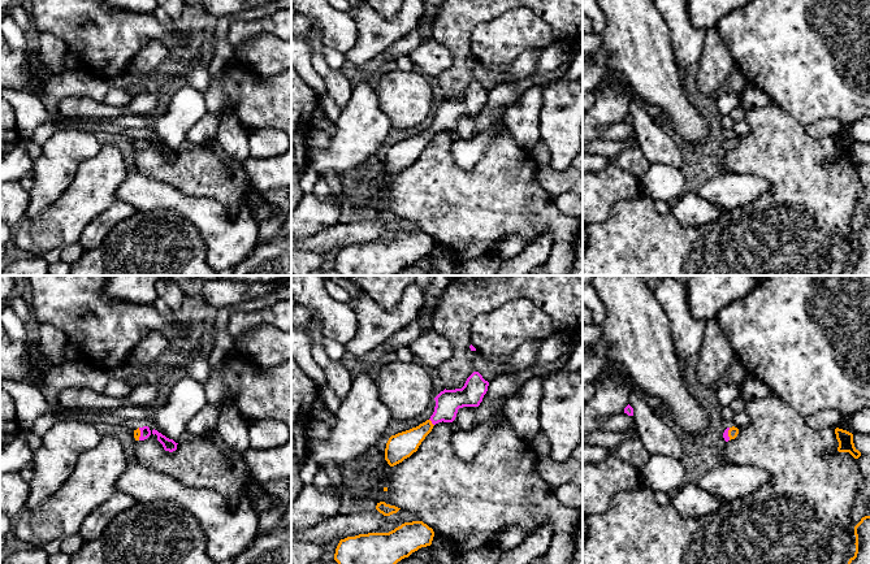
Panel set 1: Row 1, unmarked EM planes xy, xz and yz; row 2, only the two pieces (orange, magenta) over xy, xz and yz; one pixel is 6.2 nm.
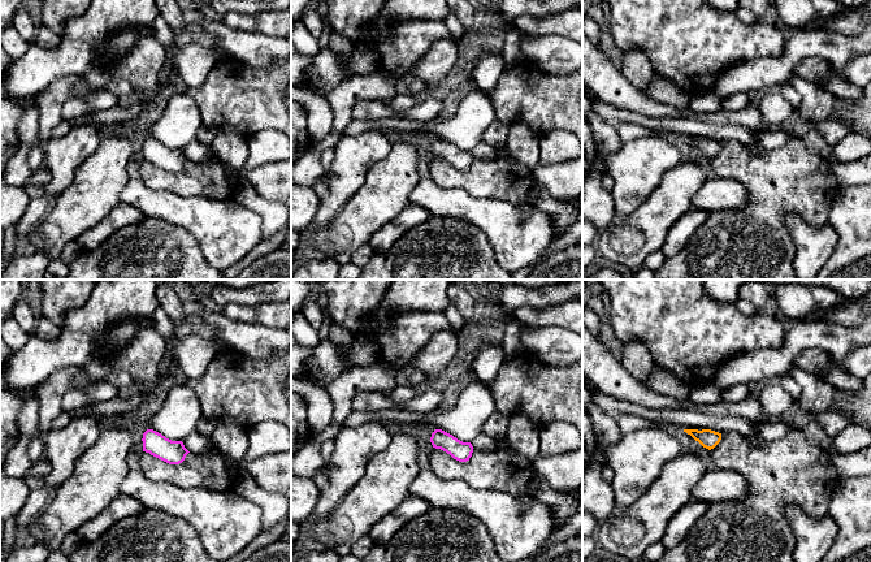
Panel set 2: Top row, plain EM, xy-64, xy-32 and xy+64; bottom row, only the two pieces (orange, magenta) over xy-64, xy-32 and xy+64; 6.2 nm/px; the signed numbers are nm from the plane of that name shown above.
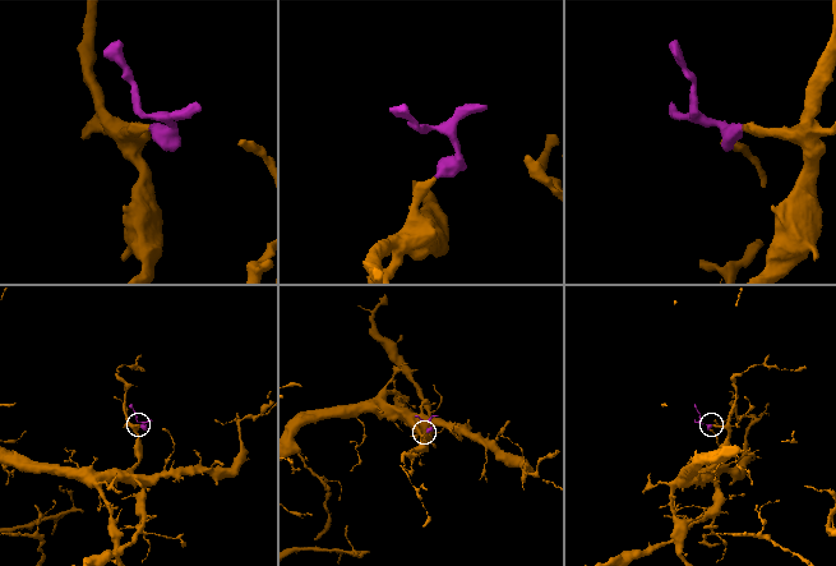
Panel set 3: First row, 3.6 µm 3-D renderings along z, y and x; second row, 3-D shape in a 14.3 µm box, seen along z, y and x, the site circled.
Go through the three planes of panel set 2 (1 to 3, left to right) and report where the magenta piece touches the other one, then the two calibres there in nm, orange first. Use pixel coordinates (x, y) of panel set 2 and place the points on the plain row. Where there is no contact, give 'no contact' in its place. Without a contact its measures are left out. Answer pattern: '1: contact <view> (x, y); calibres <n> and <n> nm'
1: no contact
2: no contact
3: no contact

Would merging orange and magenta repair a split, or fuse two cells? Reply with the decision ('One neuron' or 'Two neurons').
One neuron

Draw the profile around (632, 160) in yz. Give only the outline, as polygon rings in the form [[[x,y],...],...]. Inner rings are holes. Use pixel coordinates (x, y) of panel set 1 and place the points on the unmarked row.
[[[640,147],[627,148],[619,155],[609,159],[609,162],[613,162],[620,169],[627,170],[639,181],[646,173],[650,165]]]

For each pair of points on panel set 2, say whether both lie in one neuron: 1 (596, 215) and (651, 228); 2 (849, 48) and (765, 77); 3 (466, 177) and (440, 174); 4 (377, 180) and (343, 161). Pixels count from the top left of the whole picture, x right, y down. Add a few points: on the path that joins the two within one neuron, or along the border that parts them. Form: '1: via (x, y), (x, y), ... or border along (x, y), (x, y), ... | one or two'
1: border along (607, 230), (601, 233) | two
2: via (828, 47), (801, 47), (785, 63) | one
3: via (459, 177), (446, 176) | one
4: border along (388, 152), (368, 171), (364, 184), (349, 199) | two

